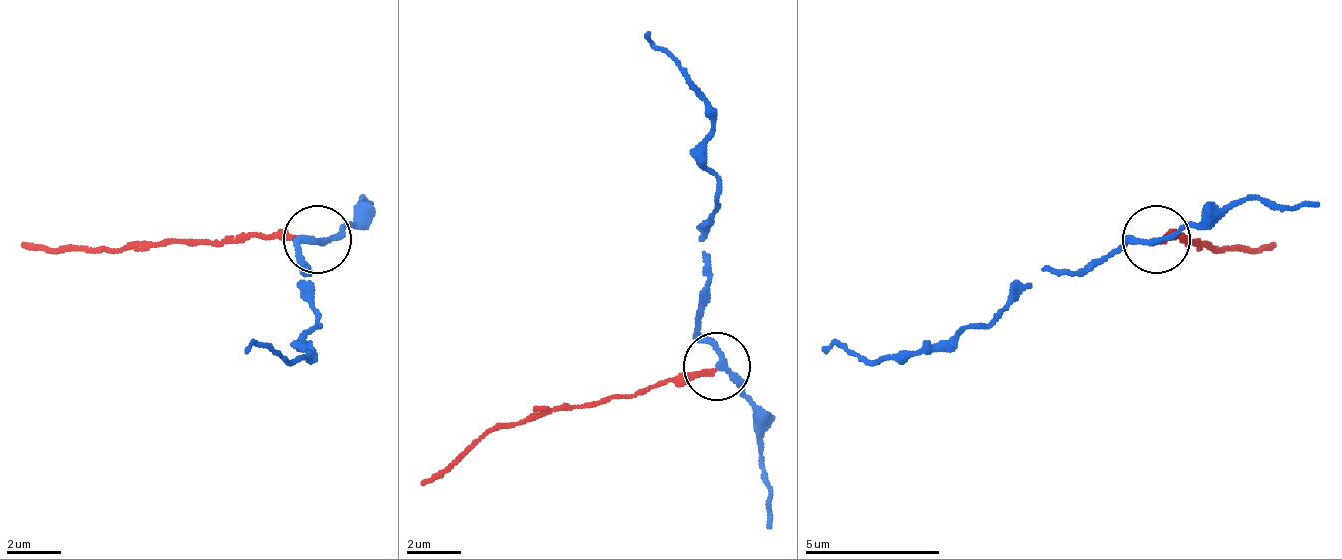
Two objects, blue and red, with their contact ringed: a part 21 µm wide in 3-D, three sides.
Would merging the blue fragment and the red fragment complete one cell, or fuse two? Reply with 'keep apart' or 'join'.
keep apart

